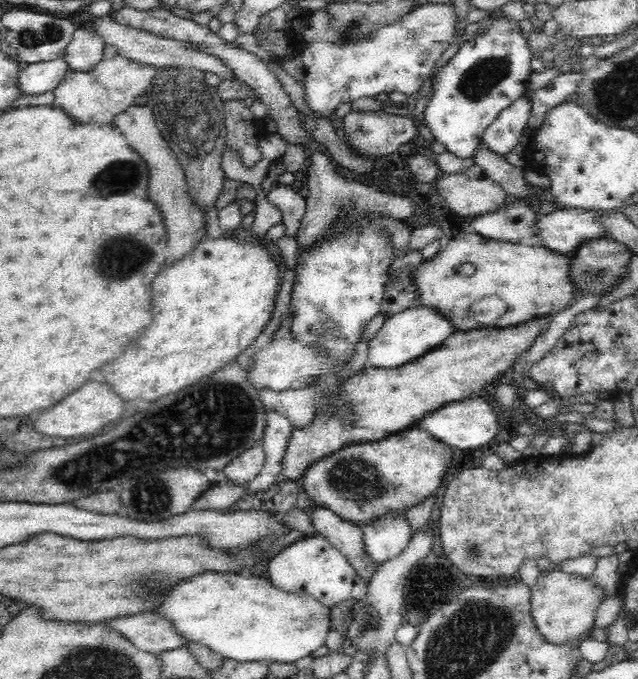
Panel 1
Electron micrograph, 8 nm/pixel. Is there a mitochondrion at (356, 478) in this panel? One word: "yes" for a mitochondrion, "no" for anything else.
yes

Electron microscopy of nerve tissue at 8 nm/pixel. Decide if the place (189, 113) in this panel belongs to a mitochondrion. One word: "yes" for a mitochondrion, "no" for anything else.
yes

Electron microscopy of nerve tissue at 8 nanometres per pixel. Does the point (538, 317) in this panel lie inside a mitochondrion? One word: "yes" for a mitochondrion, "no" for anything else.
no

